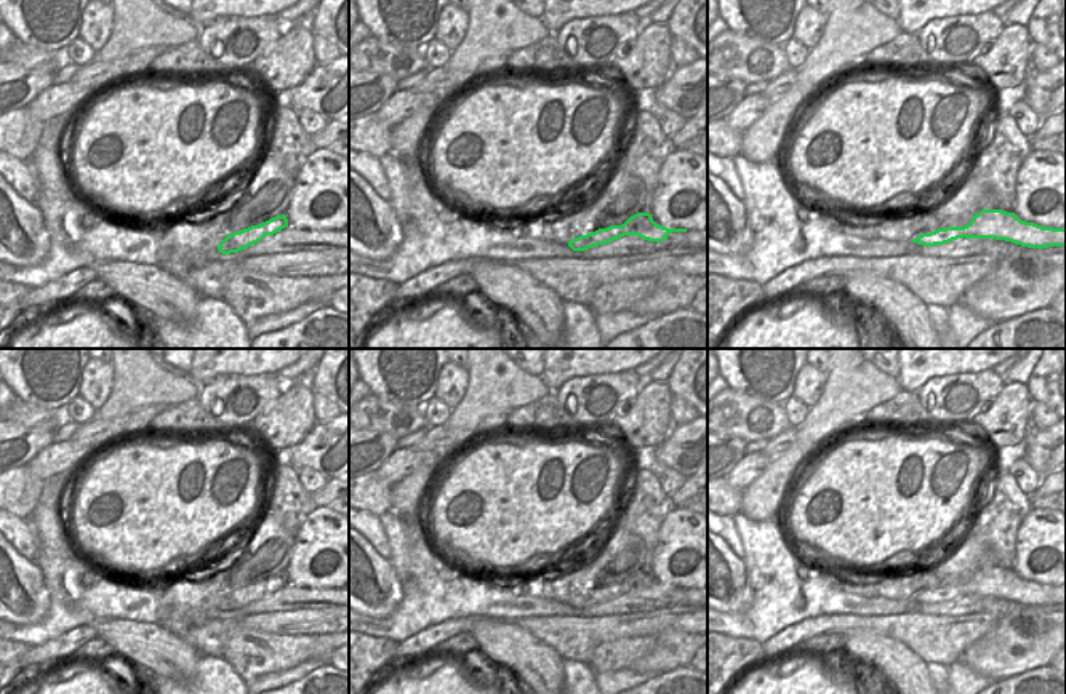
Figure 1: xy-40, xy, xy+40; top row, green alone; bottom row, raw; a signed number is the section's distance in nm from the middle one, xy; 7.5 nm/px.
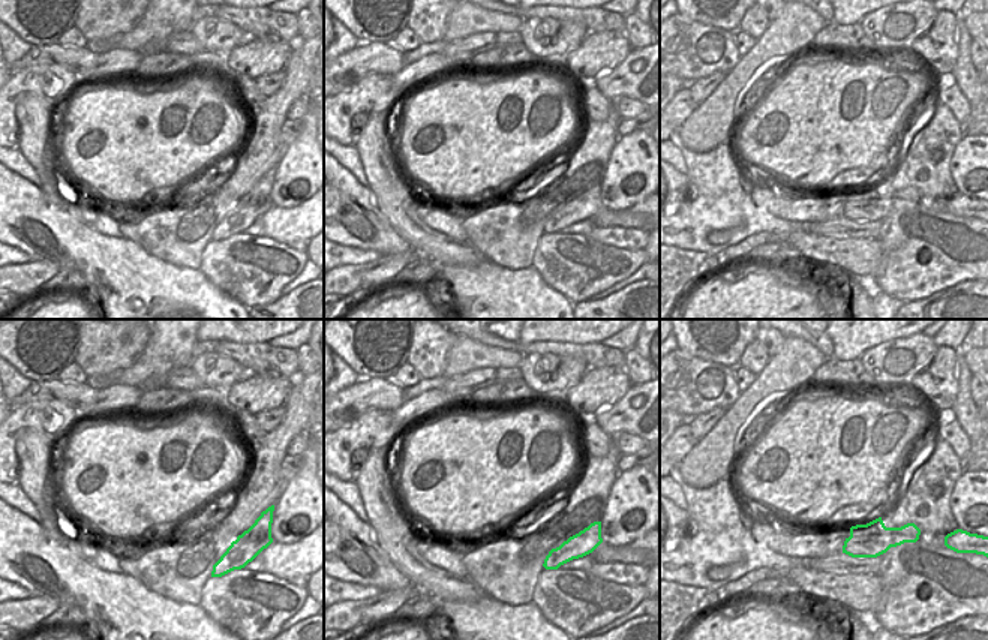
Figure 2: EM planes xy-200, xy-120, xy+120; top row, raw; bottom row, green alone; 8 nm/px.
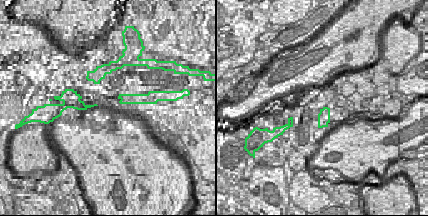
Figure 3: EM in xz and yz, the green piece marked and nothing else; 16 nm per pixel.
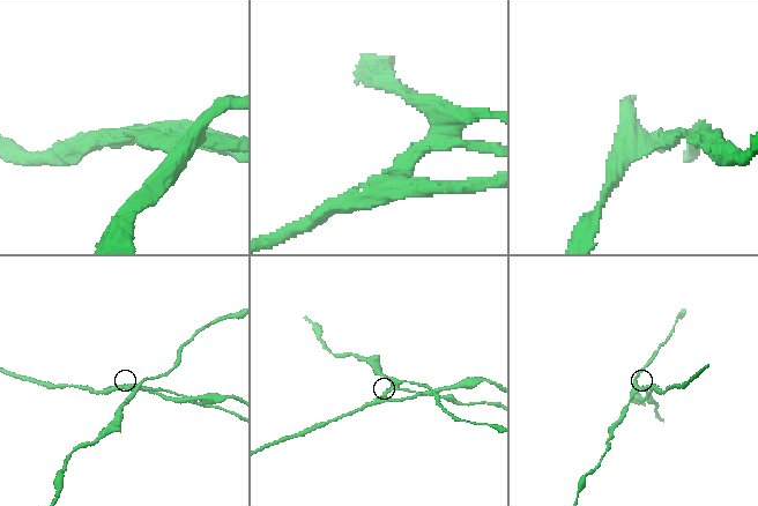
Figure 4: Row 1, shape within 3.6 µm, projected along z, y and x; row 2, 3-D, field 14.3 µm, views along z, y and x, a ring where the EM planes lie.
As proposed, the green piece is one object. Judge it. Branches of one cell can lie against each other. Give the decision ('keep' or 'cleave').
cleave

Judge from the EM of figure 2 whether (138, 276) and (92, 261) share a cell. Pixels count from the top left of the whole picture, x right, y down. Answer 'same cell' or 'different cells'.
same cell

